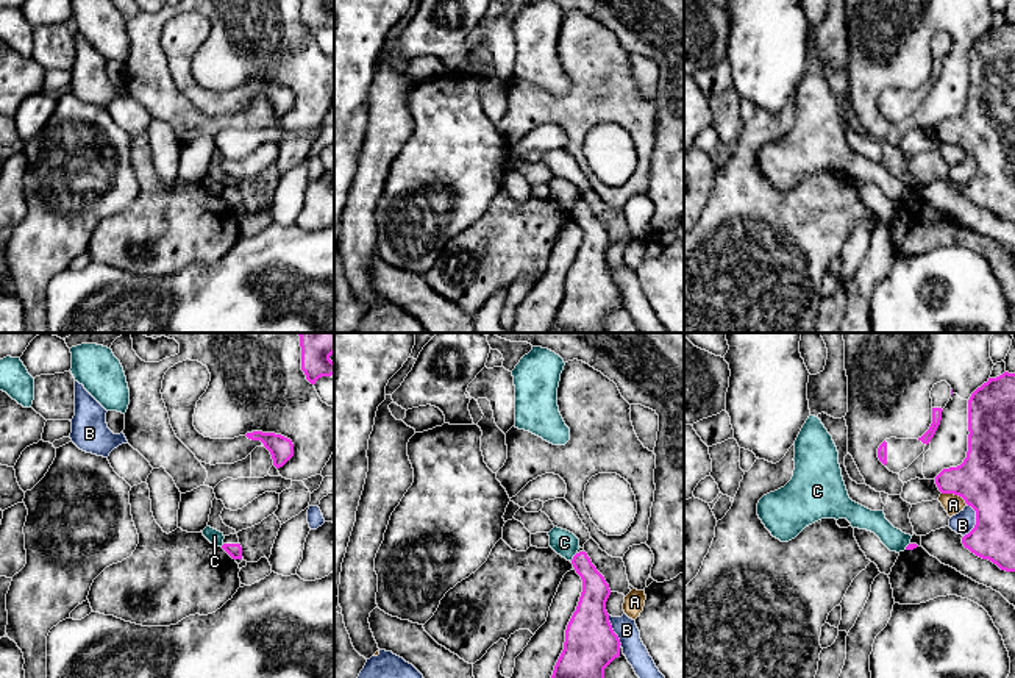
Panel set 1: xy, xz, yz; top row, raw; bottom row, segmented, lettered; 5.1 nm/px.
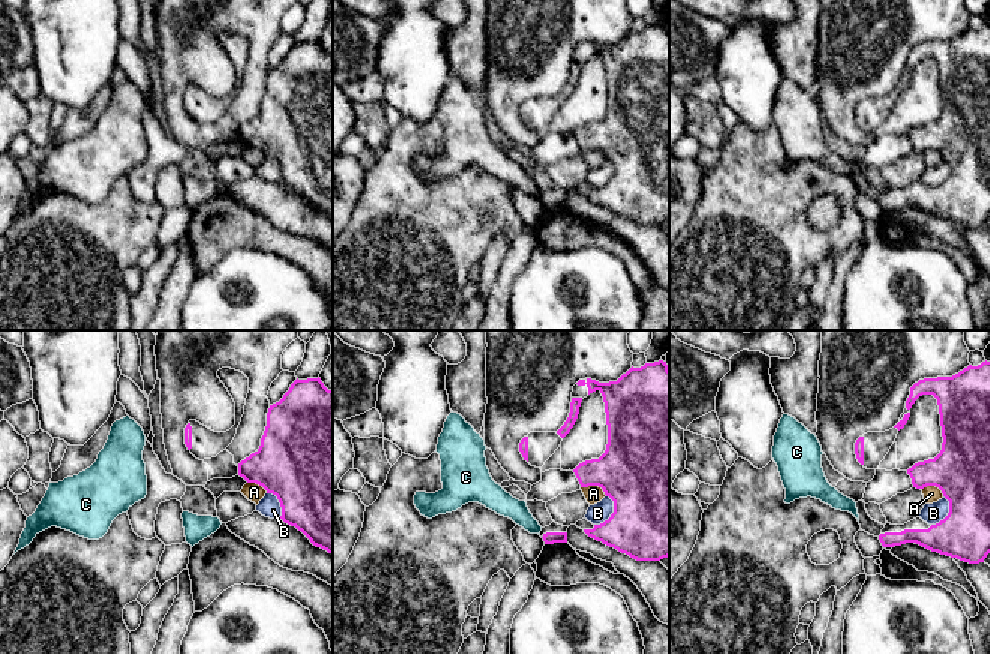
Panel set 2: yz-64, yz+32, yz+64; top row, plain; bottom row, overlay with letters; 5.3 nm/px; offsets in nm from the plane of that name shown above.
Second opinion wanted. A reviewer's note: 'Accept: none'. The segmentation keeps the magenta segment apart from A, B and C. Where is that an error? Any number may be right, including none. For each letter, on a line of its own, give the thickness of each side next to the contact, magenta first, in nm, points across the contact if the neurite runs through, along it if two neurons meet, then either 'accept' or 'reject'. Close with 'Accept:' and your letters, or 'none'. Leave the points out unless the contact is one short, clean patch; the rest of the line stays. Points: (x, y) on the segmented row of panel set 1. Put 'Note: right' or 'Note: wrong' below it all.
A: 300 nm thick on the magenta side, 100 nm on the other; reject
B: 300 nm thick on the magenta side, 110 nm on the other; reject
C: 140 nm thick on the magenta side, 130 nm on the other; border along xz (576, 552), (570, 561); reject
Accept: none
Note: right

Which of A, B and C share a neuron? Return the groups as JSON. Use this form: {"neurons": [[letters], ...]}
{"neurons": [["A"], ["B"], ["C"]]}

